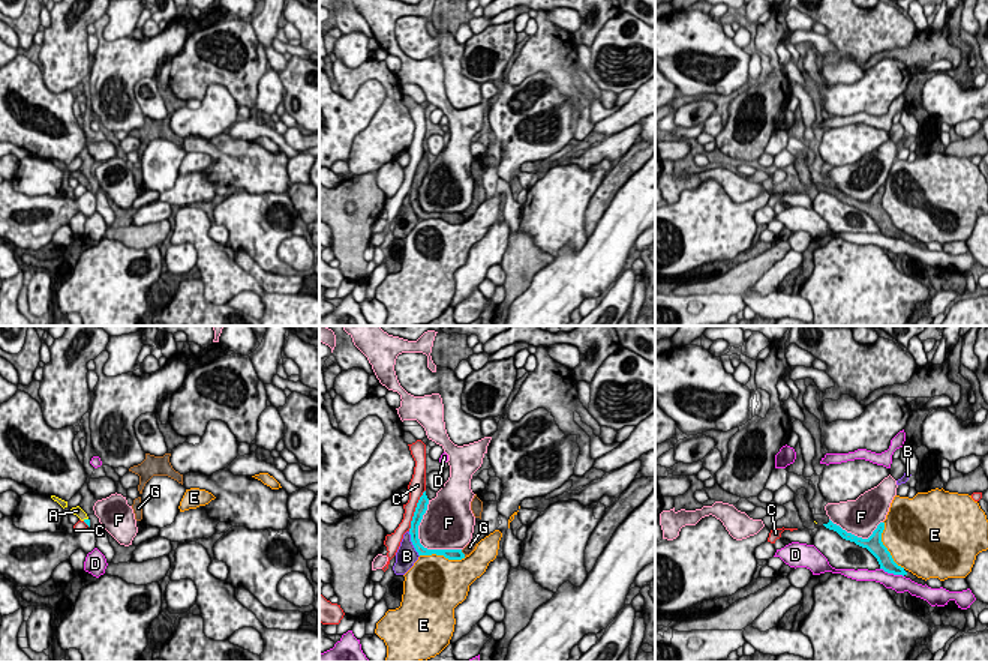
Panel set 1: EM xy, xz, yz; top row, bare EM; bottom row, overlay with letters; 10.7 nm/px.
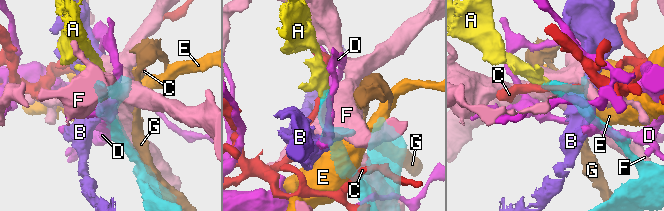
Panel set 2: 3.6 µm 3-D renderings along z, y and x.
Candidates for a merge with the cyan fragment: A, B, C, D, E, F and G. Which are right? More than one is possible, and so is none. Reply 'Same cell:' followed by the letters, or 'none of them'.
Same cell: A

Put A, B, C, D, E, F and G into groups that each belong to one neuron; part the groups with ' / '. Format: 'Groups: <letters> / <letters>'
Groups: A / B / C / D / E / F / G

